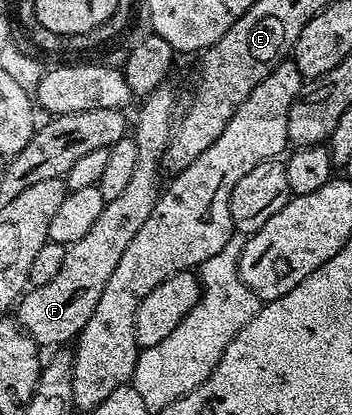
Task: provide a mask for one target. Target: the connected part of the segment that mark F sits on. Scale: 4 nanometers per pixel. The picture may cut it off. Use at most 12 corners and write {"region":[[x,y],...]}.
{"region":[[174,93],[145,98],[128,191],[27,289],[19,326],[39,347],[82,332],[160,192]]}

